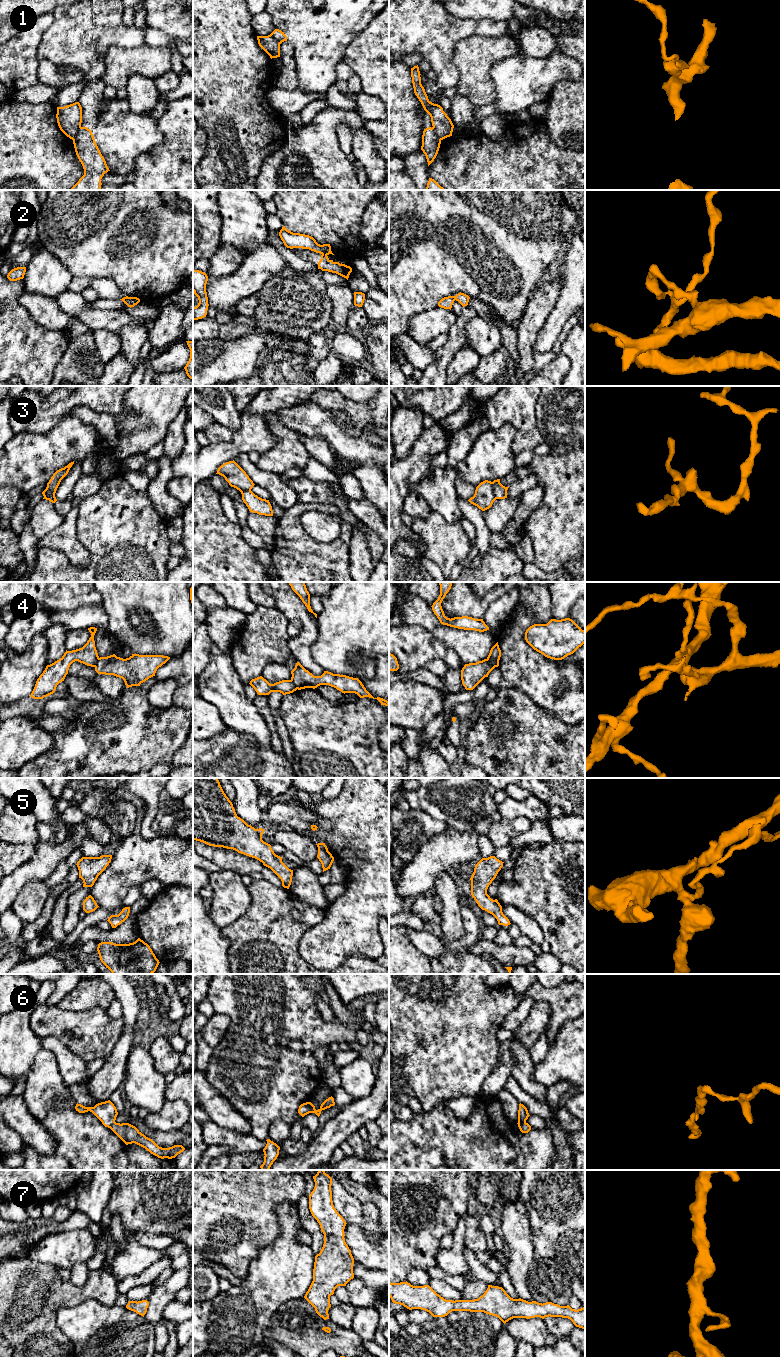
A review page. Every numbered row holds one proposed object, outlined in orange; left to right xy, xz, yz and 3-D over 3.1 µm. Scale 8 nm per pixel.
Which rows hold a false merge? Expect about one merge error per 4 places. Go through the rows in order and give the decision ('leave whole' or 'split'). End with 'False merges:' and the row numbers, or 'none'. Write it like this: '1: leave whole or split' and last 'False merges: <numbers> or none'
1: split
2: split
3: split
4: split
5: leave whole
6: split
7: leave whole
False merges: 1, 2, 3, 4, 6

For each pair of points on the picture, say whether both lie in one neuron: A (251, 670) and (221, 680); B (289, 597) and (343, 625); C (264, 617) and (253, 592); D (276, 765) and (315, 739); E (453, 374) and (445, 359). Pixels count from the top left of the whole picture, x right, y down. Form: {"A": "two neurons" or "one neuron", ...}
{"A": "two neurons", "B": "two neurons", "C": "two neurons", "D": "two neurons", "E": "two neurons"}

